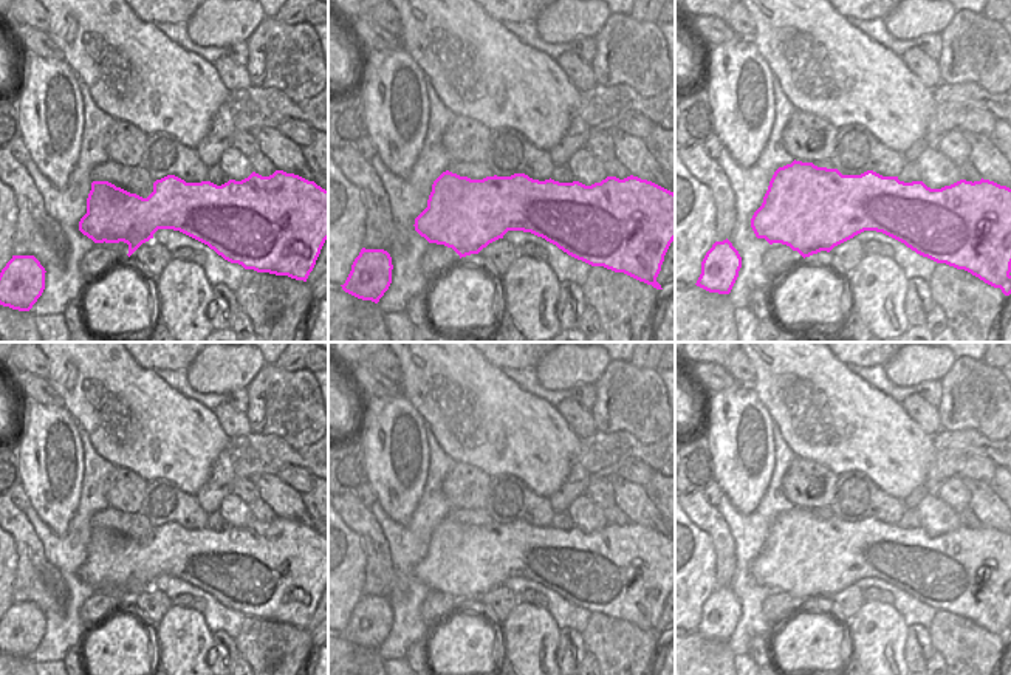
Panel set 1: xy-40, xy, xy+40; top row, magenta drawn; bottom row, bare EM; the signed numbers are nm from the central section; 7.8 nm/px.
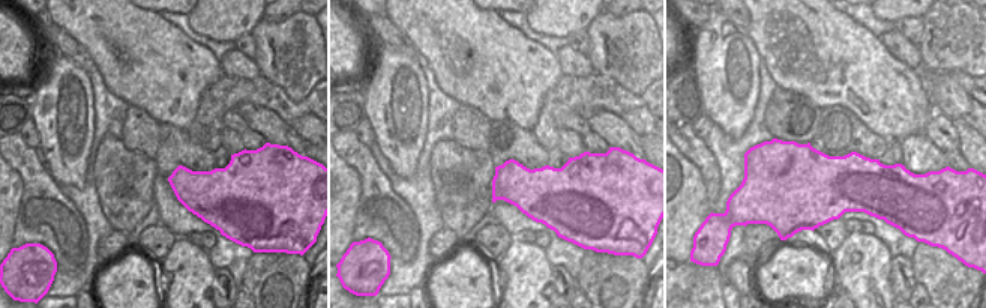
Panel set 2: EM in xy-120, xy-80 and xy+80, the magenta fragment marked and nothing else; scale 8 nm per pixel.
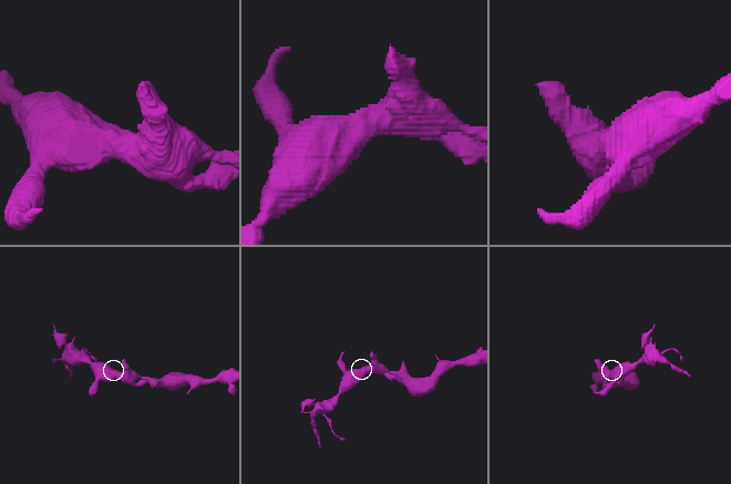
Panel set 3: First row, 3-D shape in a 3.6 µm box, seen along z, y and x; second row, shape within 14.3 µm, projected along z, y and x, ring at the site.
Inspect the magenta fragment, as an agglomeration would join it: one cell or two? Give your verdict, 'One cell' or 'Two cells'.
One cell.

